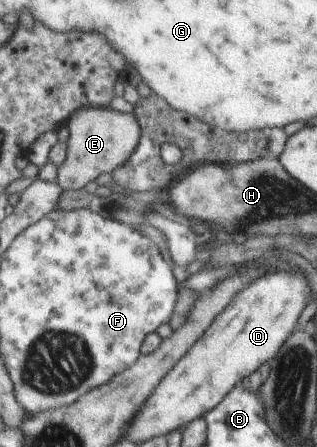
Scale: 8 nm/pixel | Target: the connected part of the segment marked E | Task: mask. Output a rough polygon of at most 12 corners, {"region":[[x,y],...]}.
{"region":[[82,107],[55,182],[84,189],[140,143],[133,112]]}

